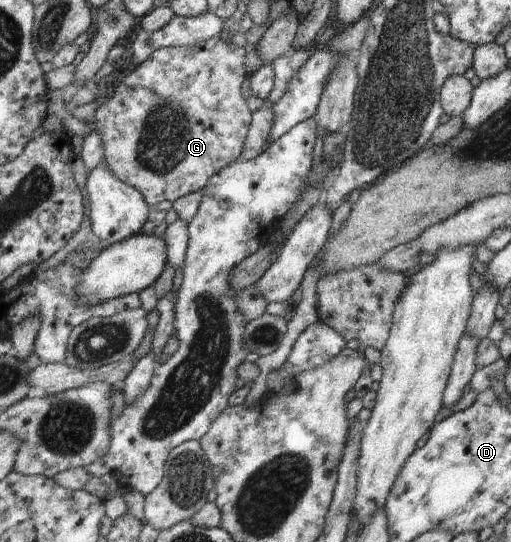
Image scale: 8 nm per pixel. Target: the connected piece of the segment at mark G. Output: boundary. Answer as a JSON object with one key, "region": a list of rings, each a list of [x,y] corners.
{"region":[[[218,36],[207,39],[206,41],[199,41],[192,45],[155,49],[147,60],[144,60],[131,72],[127,72],[123,80],[120,80],[113,96],[108,97],[103,104],[97,107],[94,130],[101,135],[105,164],[117,178],[121,179],[121,182],[136,188],[148,206],[153,207],[155,204],[163,202],[163,200],[173,202],[179,197],[201,191],[211,175],[239,161],[252,120],[252,113],[246,104],[245,98],[241,94],[241,86],[247,77],[245,61],[248,58],[249,56],[243,47],[227,44],[227,42],[219,40]]]}

